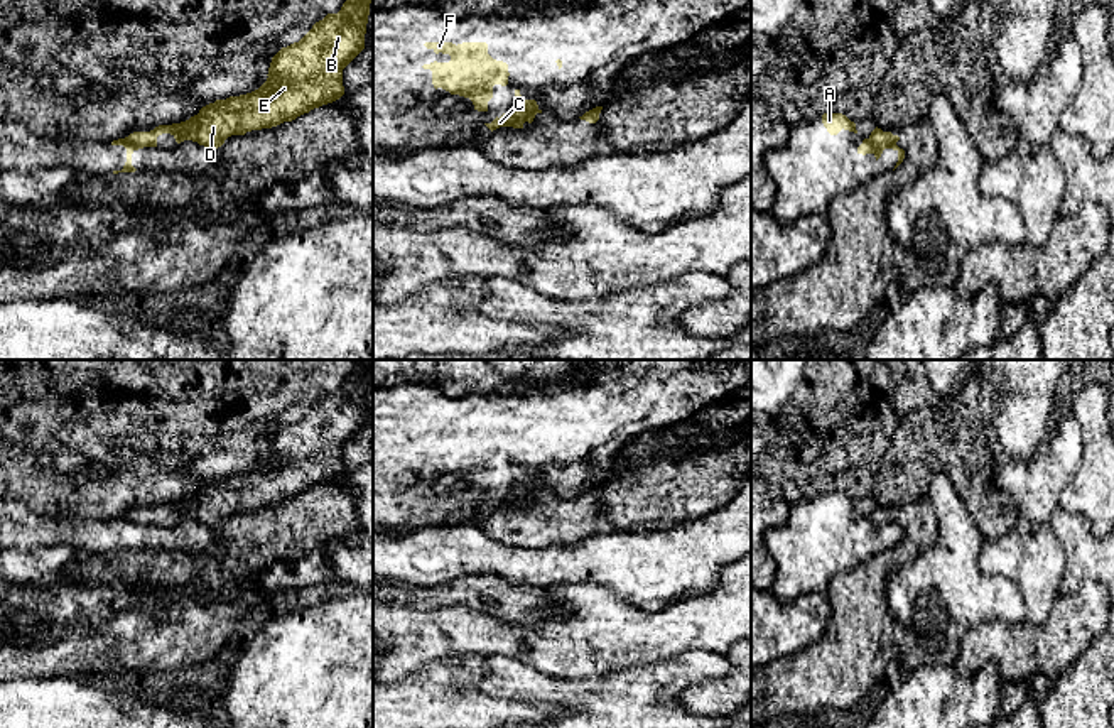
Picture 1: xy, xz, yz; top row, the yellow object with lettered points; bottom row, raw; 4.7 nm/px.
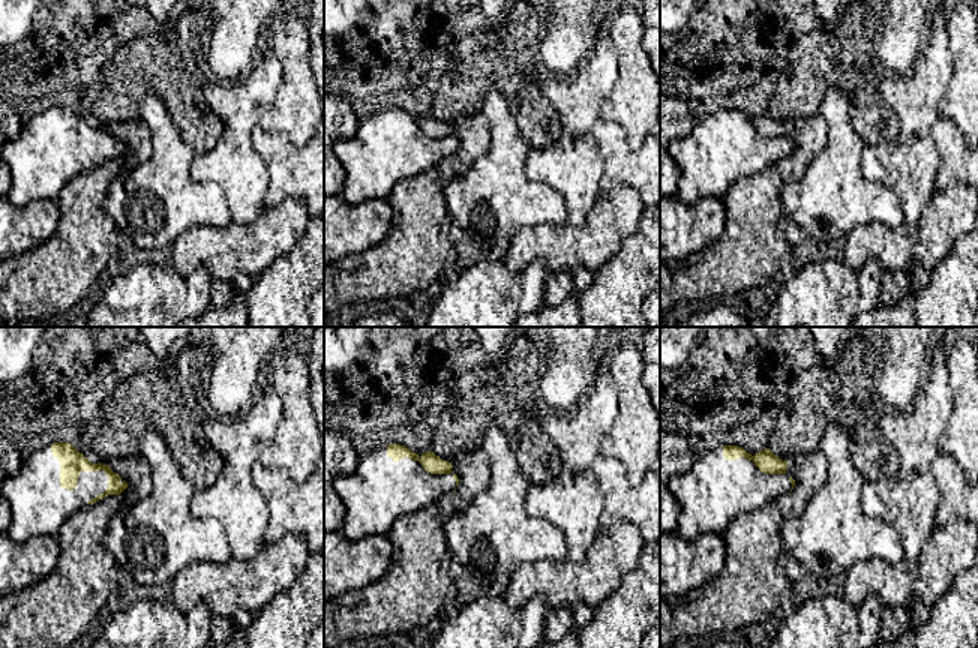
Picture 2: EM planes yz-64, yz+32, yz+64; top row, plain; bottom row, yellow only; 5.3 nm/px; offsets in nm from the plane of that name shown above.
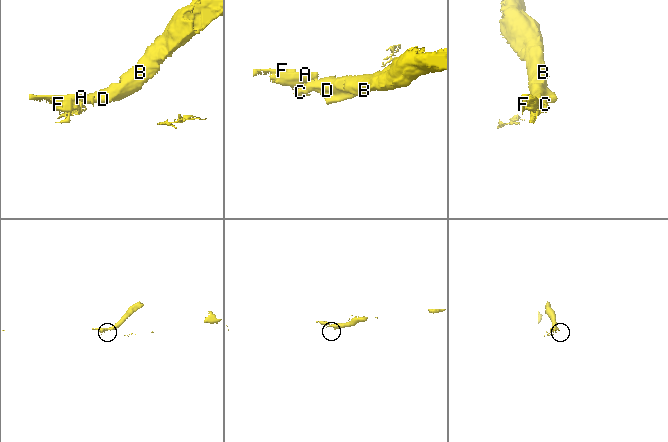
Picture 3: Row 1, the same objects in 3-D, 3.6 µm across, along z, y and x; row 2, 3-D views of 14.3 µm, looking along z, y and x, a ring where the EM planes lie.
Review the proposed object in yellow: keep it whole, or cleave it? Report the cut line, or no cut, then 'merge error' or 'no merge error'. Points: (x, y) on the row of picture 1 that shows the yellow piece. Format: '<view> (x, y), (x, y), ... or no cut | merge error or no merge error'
yz (868, 139), (880, 146), (895, 144) | merge error

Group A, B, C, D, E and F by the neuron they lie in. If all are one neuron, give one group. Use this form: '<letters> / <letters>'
A C F / B D E

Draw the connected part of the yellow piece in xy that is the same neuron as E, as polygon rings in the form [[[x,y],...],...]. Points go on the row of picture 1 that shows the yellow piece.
[[[346,0],[338,14],[327,14],[316,22],[299,42],[282,47],[272,57],[268,78],[258,90],[216,100],[186,122],[159,125],[150,132],[133,132],[128,140],[140,147],[157,147],[157,137],[170,133],[177,144],[192,140],[214,150],[231,135],[272,128],[339,100],[344,95],[343,69],[365,49],[370,3],[371,0]]]

